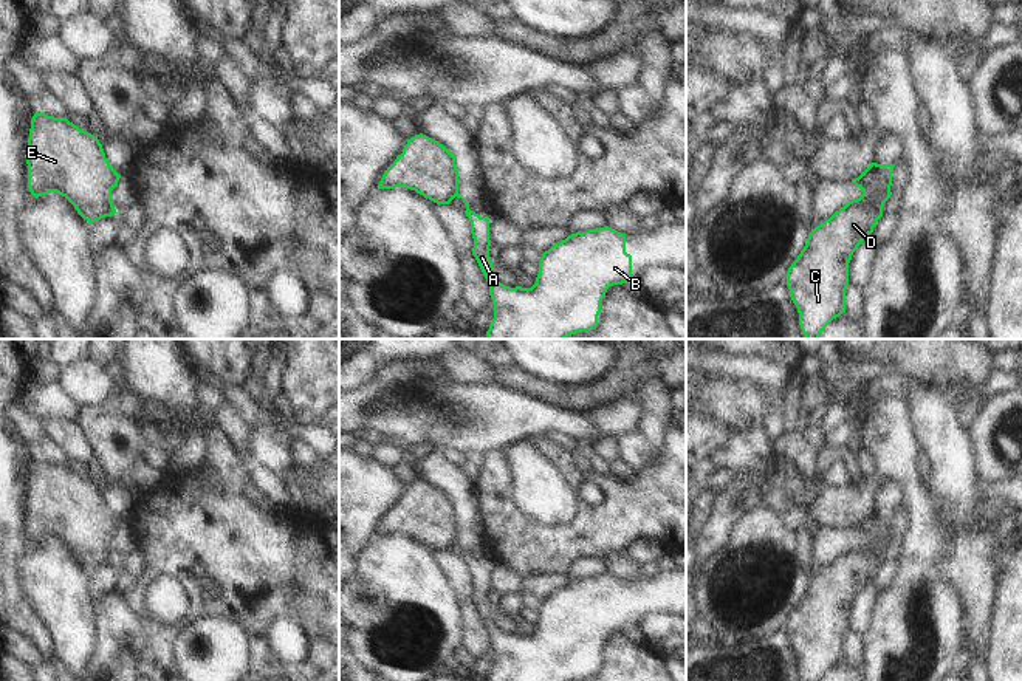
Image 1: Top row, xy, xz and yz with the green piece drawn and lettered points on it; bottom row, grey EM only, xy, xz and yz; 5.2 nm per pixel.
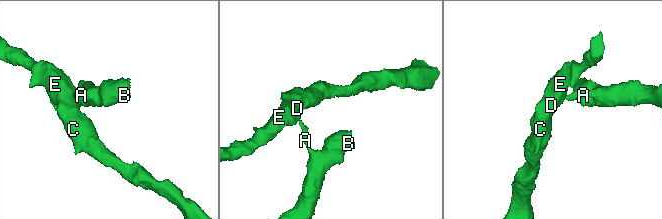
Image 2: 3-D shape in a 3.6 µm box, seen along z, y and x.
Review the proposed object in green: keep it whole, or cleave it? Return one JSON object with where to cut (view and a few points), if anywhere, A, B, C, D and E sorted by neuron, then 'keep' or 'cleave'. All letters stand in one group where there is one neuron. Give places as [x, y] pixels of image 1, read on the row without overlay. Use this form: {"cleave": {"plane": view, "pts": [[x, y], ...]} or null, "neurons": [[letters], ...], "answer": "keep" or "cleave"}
{"cleave": {"plane": "xz", "pts": [[457, 536], [456, 542]]}, "neurons": [["A", "B"], ["C", "D", "E"]], "answer": "cleave"}

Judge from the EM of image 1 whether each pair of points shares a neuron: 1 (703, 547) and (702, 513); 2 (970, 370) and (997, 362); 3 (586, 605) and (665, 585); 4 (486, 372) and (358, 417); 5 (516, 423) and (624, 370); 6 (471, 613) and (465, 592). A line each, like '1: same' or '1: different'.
1: different
2: different
3: same
4: different
5: different
6: different

